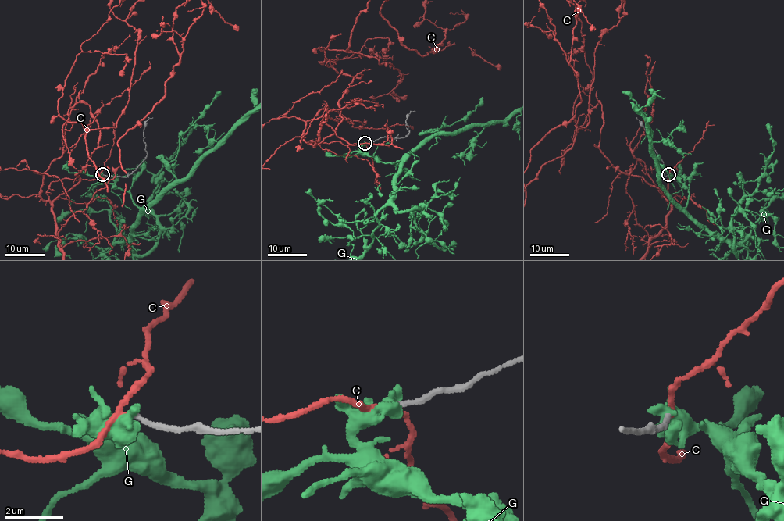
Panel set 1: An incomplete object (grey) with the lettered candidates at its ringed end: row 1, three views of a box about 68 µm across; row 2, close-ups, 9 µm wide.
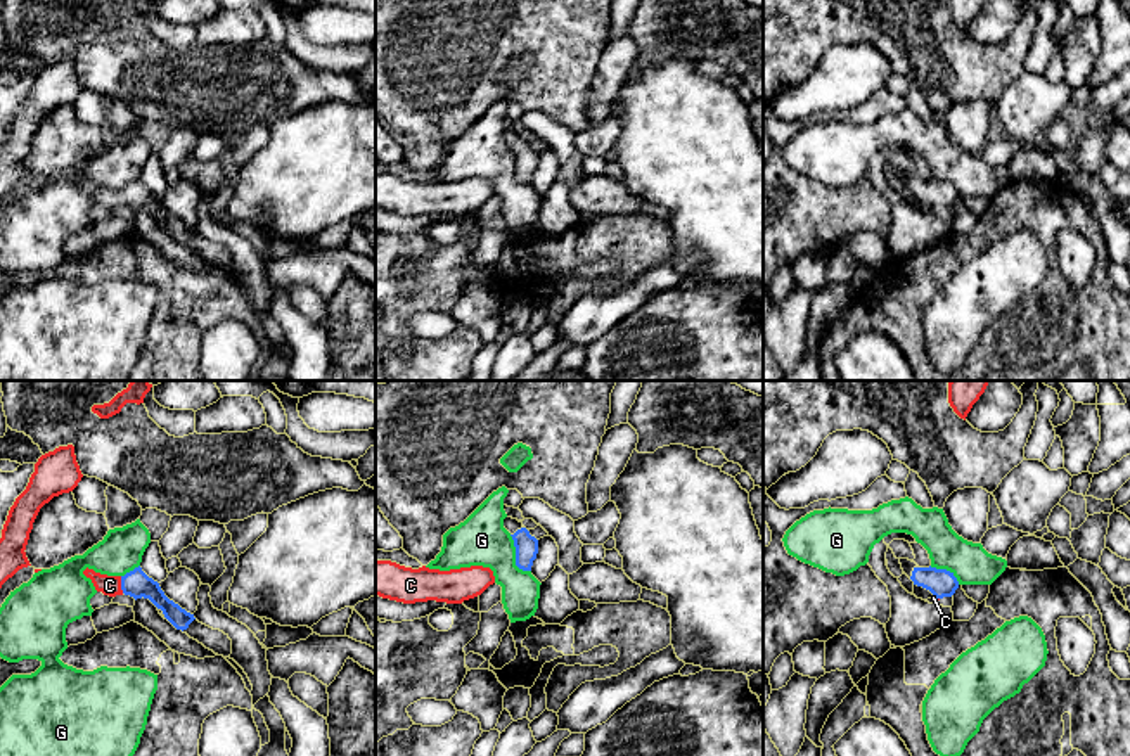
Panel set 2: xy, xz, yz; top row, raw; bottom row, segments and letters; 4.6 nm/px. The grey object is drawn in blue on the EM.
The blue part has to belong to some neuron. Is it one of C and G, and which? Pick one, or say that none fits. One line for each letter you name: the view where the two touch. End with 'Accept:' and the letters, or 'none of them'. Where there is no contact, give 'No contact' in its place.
C: Touches blue in xy
Accept: C

